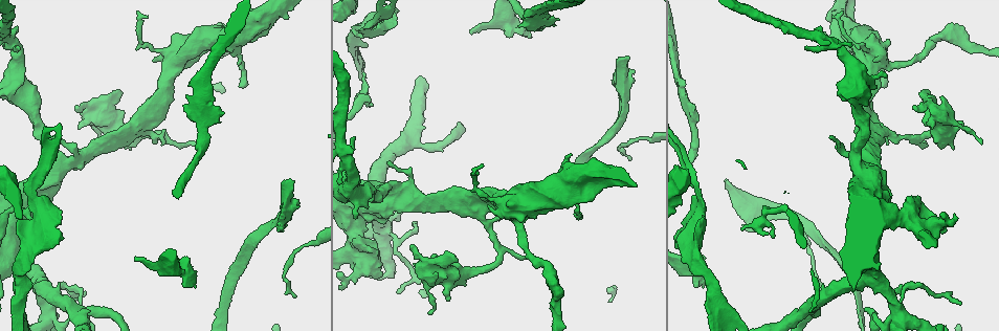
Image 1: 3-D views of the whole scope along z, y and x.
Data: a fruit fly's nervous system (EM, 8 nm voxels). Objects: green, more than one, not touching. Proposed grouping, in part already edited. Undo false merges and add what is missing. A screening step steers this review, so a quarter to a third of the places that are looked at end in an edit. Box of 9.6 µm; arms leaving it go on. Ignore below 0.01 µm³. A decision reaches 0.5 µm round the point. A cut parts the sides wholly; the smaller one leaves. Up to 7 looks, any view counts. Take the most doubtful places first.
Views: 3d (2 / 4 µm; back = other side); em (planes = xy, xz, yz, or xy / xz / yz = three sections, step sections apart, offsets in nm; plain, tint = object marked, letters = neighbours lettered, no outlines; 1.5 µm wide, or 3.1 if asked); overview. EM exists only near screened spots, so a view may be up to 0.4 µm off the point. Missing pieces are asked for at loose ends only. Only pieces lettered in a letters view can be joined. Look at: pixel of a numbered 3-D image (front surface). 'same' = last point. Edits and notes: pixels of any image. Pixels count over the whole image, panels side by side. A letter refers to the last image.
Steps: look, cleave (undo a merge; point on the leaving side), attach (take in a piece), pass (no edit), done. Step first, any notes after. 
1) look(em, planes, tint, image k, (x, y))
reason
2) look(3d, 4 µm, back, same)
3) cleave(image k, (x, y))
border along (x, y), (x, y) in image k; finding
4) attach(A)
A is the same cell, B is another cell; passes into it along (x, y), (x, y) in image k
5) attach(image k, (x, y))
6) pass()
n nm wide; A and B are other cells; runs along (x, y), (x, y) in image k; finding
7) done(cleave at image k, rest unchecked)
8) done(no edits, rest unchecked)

look(3d, 4 µm, image 1, (761, 220))
abrupt turn

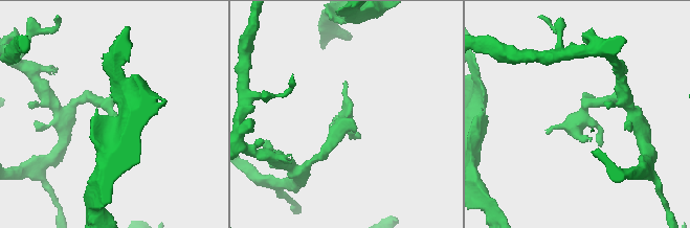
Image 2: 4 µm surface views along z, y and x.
look(em, planes, tint, image 2, (582, 116))

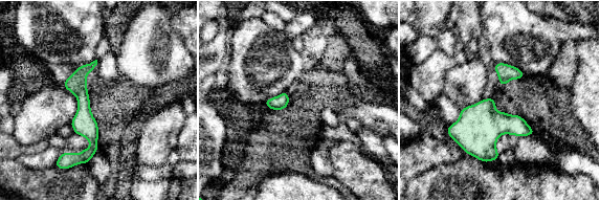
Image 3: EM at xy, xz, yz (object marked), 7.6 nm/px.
look(em, planes, letters, same)
what lies round it

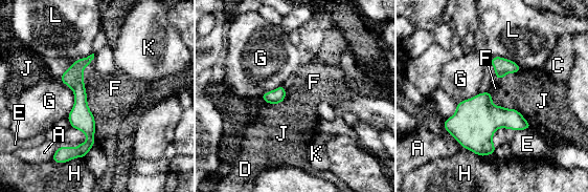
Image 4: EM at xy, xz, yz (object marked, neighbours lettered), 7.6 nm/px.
pass()
120 nm wide; A, C, D, E, F, G, H, J, K and L are other cells; one neuron here

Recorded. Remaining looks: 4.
look(3d, 2 µm, image 1, (135, 257))

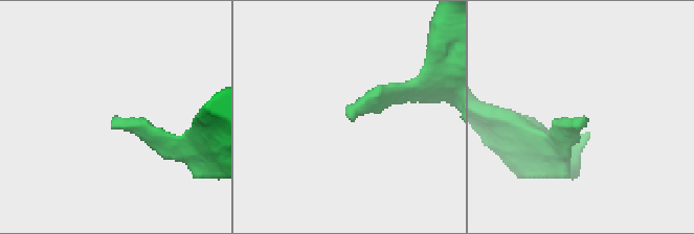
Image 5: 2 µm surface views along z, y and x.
look(em, planes, letters, image 5, (346, 117))

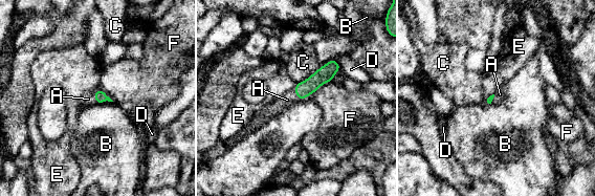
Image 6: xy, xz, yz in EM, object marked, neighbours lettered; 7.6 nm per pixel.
attach(A)
C touches over 260 nm; A is the same cell, B, C, D, E and F are other cells; passes into it along (101, 96), (95, 98), (88, 99) in image 6; the neuron continues

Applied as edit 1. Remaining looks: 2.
look(em, planes, letters, image 1, (628, 59))
free end

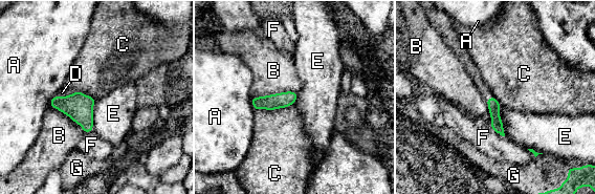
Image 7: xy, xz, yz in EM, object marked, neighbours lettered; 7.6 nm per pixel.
attach(D)
D is the same cell, A, B, C, E, F and G are other cells; passes into it along (79, 107), (65, 95), (62, 92) in image 7; it goes on there

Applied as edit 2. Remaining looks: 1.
done(attach at image 6, attach at image 7, rest unchecked)

